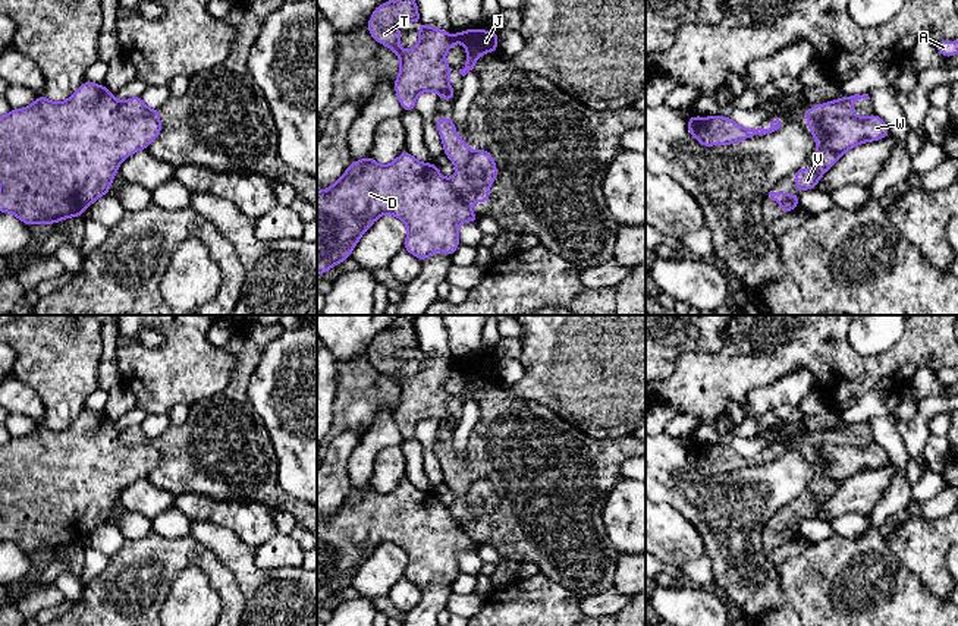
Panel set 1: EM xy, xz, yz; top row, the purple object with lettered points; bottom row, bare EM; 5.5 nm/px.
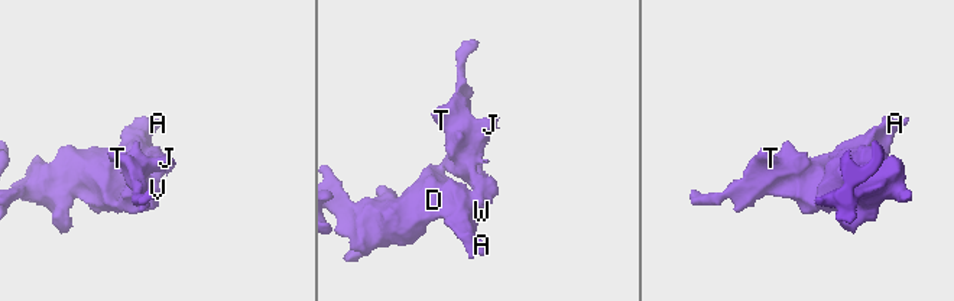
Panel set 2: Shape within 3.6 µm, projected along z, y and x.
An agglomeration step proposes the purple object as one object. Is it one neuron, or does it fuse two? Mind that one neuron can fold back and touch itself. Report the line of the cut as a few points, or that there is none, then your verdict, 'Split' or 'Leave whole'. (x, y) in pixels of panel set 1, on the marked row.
Split along yz (861, 118), (822, 116), (814, 123), (814, 135). Split

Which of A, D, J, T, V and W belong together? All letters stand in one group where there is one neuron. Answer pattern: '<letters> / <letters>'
A D W / J T V

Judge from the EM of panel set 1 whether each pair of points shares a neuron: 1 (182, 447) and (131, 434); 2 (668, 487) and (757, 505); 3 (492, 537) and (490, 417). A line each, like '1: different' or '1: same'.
1: same
2: same
3: same

